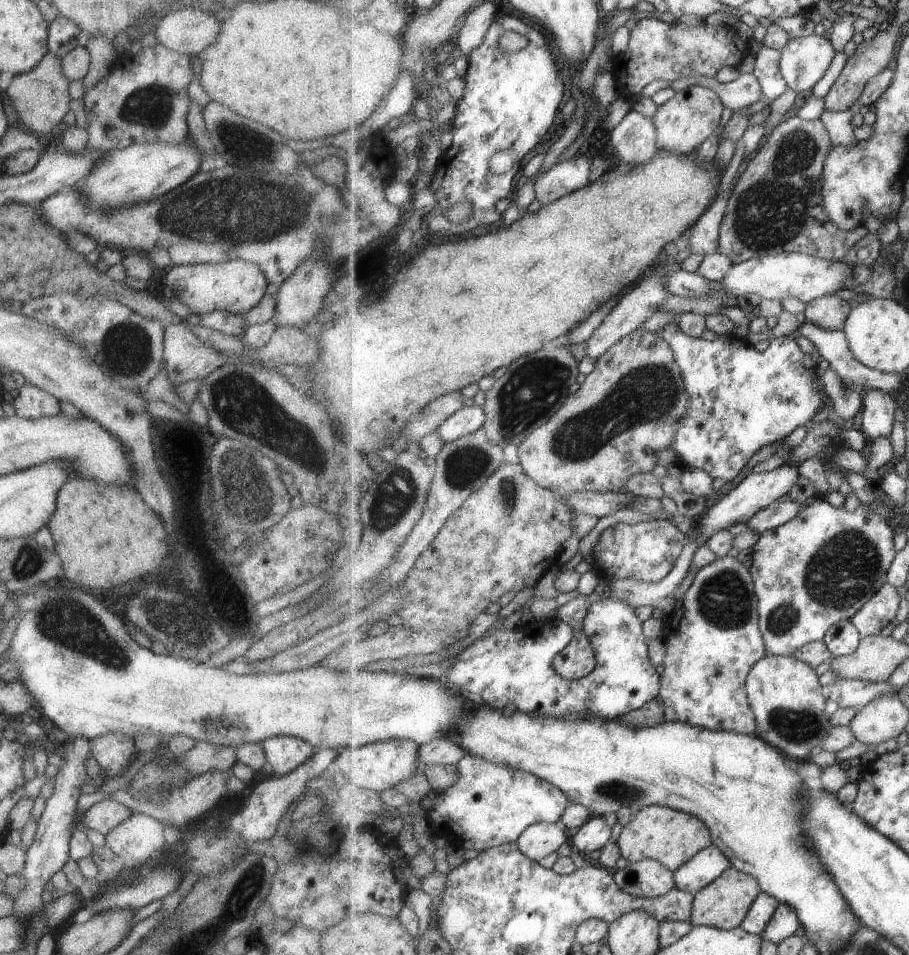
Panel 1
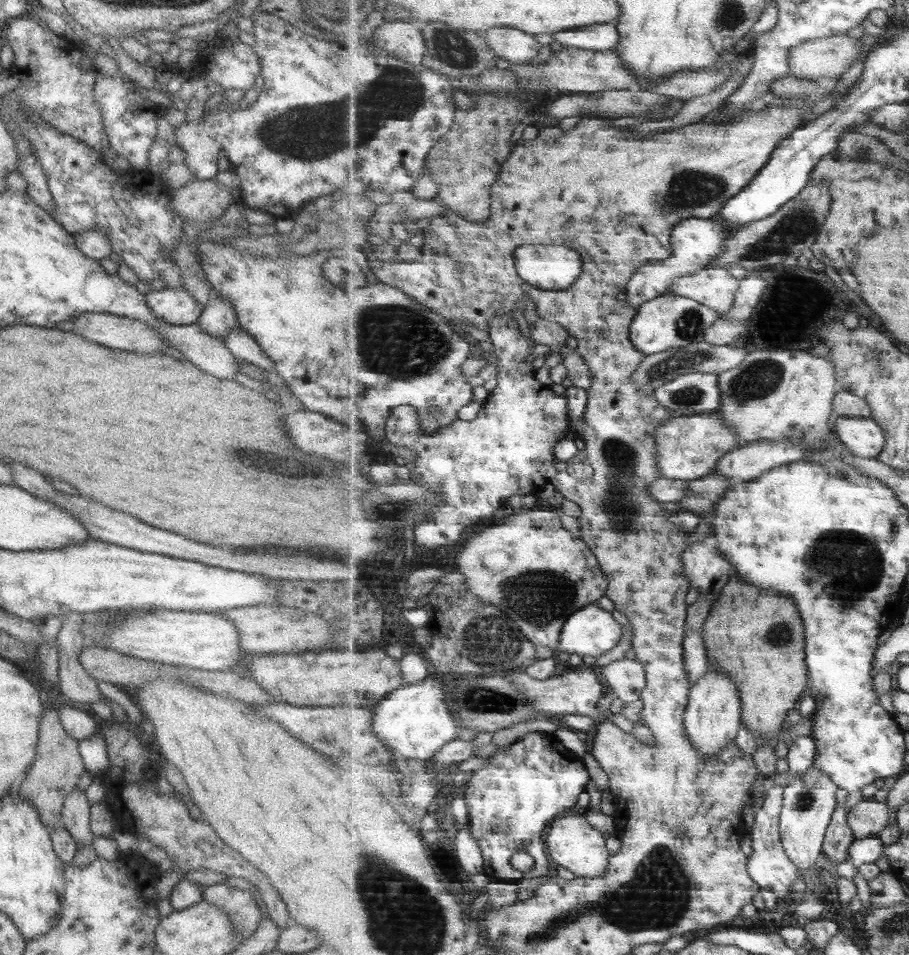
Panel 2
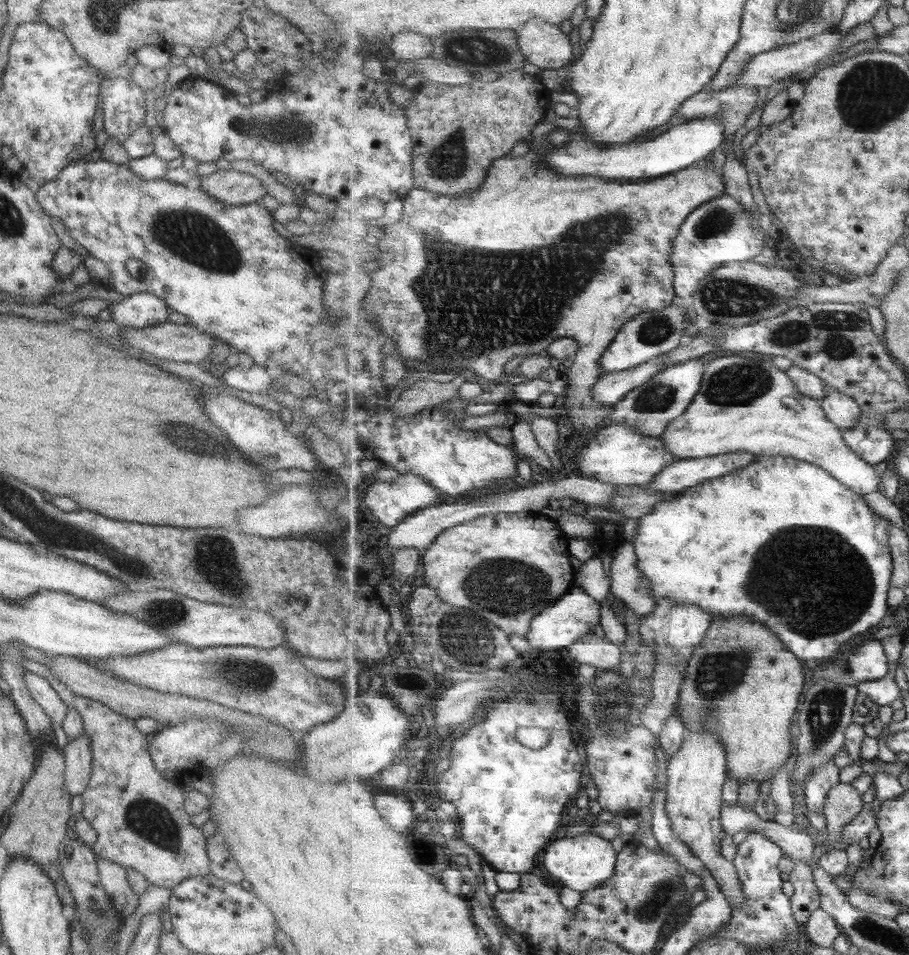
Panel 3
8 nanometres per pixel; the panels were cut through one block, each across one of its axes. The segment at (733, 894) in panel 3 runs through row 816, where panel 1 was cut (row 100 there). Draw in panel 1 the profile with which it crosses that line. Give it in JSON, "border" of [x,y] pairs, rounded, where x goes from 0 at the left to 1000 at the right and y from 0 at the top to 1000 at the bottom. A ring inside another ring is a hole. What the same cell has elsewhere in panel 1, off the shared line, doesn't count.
{"border":[[[760,89],[745,95],[736,107],[723,113],[717,123],[724,138],[724,154],[727,158],[735,158],[748,164],[765,159],[791,134],[791,130],[794,130],[796,115],[794,103],[787,94]]]}

